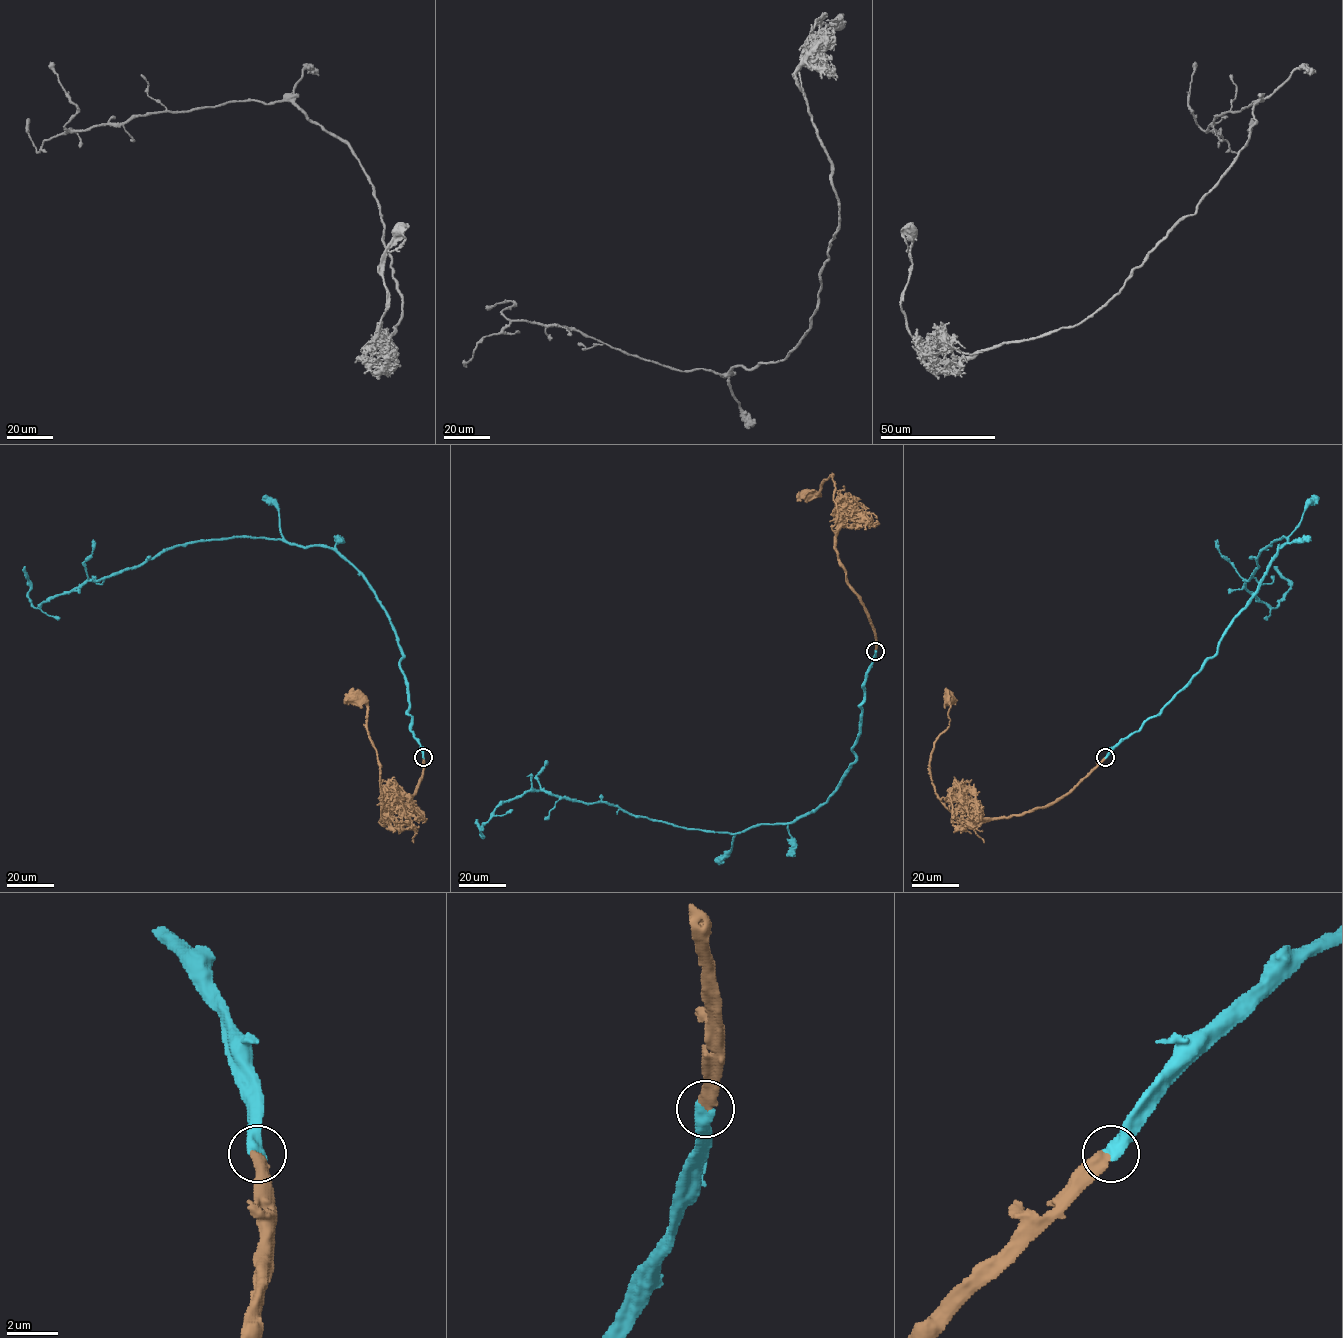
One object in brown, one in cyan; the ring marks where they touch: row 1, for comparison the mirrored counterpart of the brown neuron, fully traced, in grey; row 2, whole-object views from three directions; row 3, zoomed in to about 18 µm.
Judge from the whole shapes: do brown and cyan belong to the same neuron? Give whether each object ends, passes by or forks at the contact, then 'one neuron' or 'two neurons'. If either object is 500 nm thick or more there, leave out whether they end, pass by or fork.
one neuron

